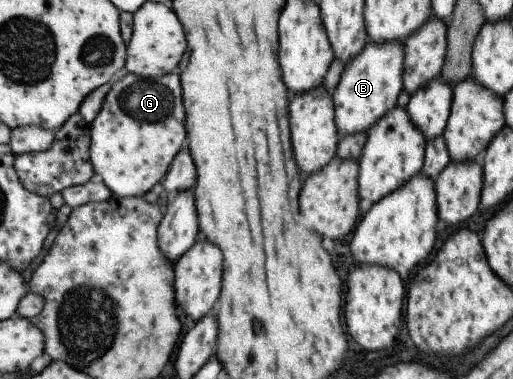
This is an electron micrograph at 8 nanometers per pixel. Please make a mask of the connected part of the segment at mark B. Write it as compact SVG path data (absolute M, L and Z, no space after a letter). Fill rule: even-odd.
M397 40L382 44L366 42L361 51L345 63L332 90L334 122L338 137L366 132L387 110L396 106L402 87L403 48Z

